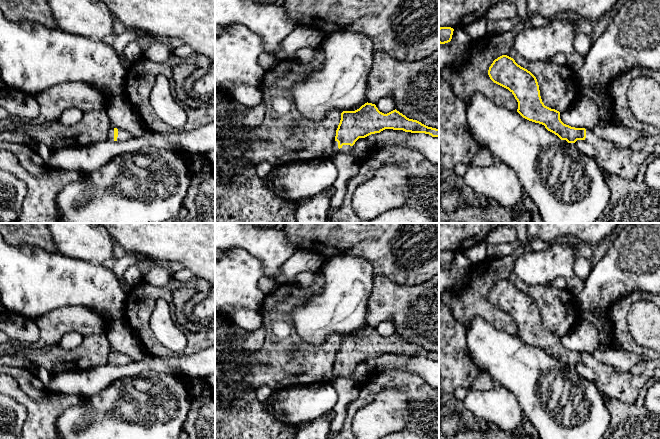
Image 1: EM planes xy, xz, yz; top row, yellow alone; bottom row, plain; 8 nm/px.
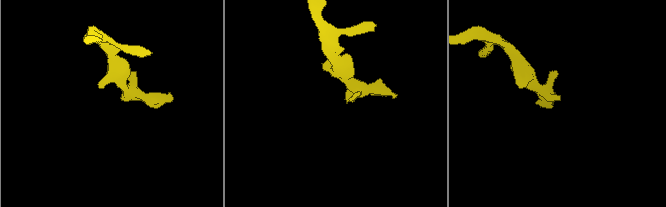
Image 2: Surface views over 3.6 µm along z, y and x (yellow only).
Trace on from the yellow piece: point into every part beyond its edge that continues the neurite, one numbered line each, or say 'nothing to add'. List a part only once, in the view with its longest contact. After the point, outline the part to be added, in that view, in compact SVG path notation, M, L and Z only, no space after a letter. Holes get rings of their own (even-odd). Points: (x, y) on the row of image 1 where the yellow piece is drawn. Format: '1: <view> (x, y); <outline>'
1: xz (346, 149); M333 142L333 156L336 154L345 154L345 155L352 155L352 146L350 145L343 145L340 149L338 148L338 142Z

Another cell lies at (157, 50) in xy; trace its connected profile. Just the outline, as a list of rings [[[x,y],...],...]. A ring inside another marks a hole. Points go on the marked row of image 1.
[[[154,39],[144,44],[142,56],[156,63],[166,63],[175,55],[164,40]]]

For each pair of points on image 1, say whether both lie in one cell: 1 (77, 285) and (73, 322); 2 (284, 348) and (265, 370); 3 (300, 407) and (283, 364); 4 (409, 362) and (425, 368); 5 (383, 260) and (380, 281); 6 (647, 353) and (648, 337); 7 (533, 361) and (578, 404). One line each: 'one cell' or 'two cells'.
1: two cells
2: one cell
3: two cells
4: one cell
5: two cells
6: two cells
7: one cell

